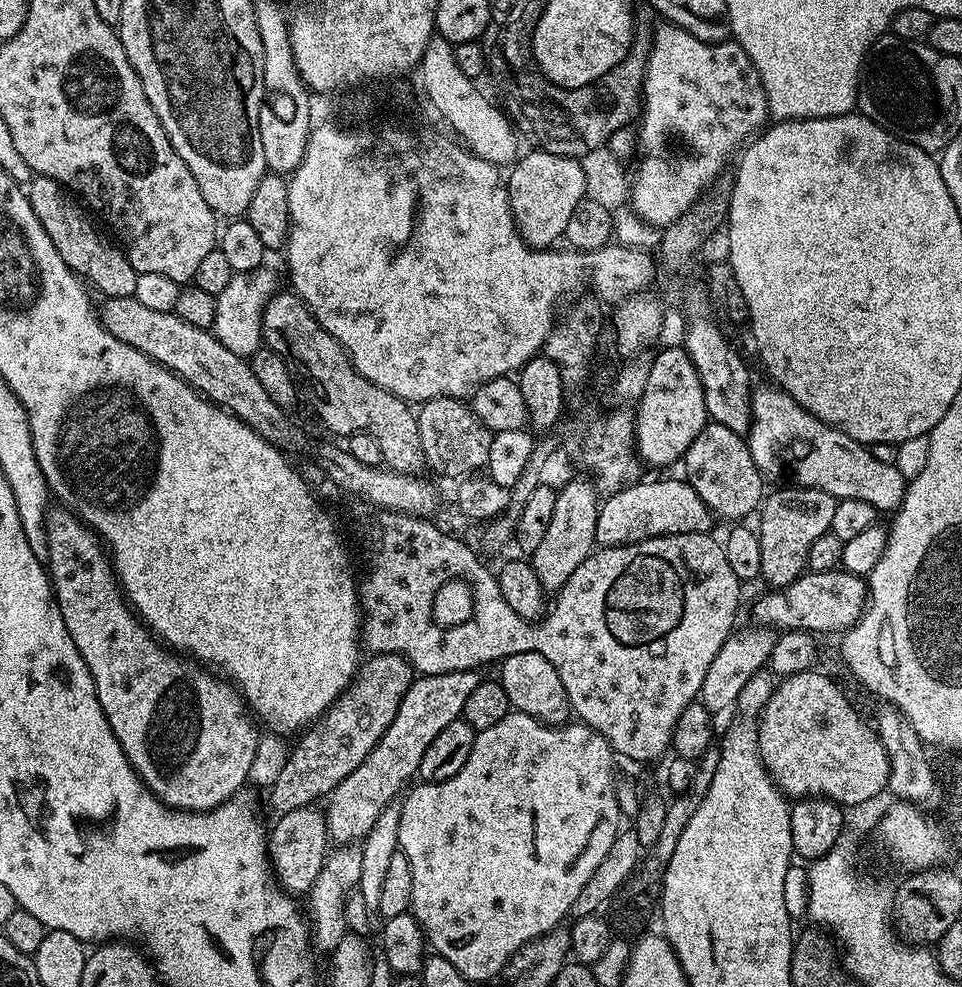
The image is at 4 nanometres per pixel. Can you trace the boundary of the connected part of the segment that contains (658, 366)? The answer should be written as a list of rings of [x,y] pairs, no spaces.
[[[683,347],[664,348],[652,357],[650,375],[646,377],[646,390],[635,405],[636,454],[645,465],[664,468],[667,464],[683,461],[686,450],[694,438],[709,423],[706,398],[698,370],[690,362]]]

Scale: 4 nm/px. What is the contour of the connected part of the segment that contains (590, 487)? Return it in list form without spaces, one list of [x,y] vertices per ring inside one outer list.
[[[583,479],[572,480],[564,489],[561,487],[557,491],[554,518],[550,518],[550,526],[546,529],[538,550],[530,554],[532,568],[537,572],[541,586],[548,594],[559,592],[570,574],[574,574],[574,570],[578,570],[578,566],[582,566],[582,562],[586,562],[586,558],[591,556],[597,547],[596,523],[602,500],[595,483],[591,479]]]

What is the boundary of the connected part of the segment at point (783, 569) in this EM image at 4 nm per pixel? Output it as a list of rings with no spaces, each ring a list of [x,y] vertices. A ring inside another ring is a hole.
[[[780,486],[777,492],[769,491],[759,509],[760,524],[758,531],[762,542],[763,583],[779,590],[795,582],[804,575],[808,566],[810,545],[822,534],[826,534],[834,522],[835,496],[826,494],[817,488],[797,488]]]

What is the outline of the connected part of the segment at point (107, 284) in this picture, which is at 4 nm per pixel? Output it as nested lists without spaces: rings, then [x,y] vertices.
[[[33,175],[26,185],[26,191],[30,210],[34,210],[38,222],[42,222],[42,230],[46,230],[46,234],[50,234],[50,242],[54,242],[54,250],[58,250],[58,254],[62,254],[62,262],[66,262],[66,266],[71,272],[75,272],[93,289],[96,287],[101,292],[101,297],[126,298],[137,295],[138,273],[125,258],[123,248],[117,246],[103,231],[100,233],[92,225],[93,217],[73,199],[64,185],[45,176]]]

